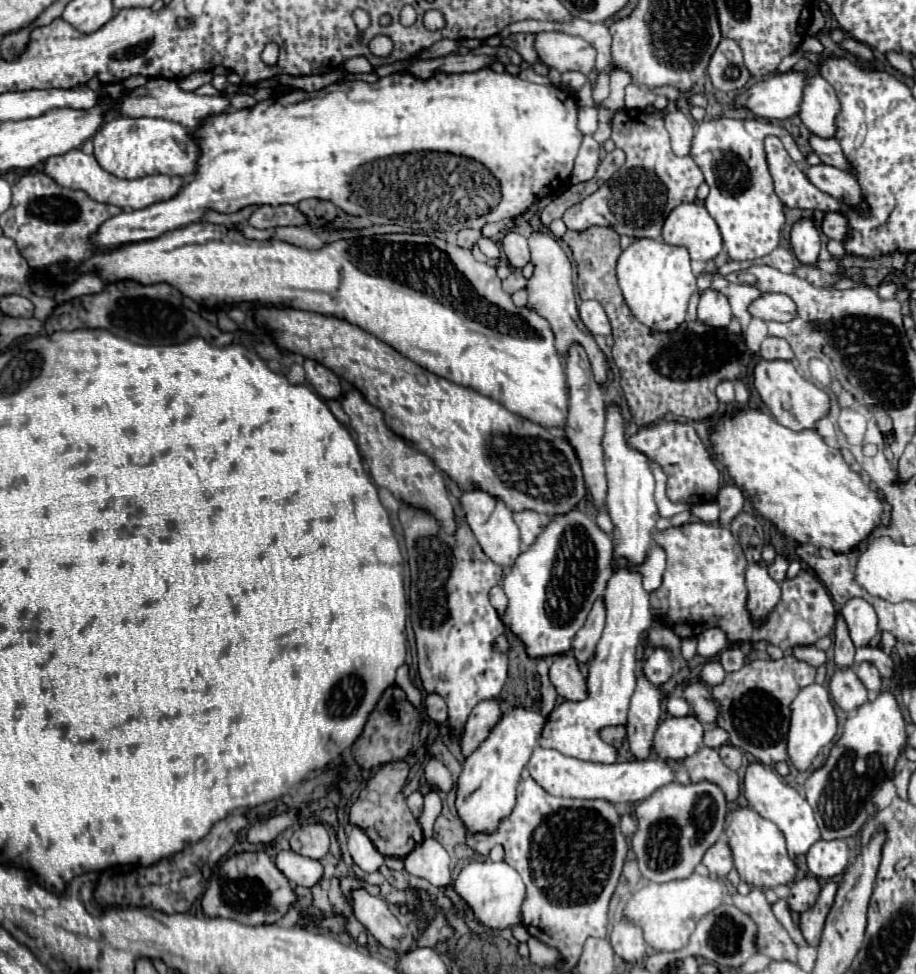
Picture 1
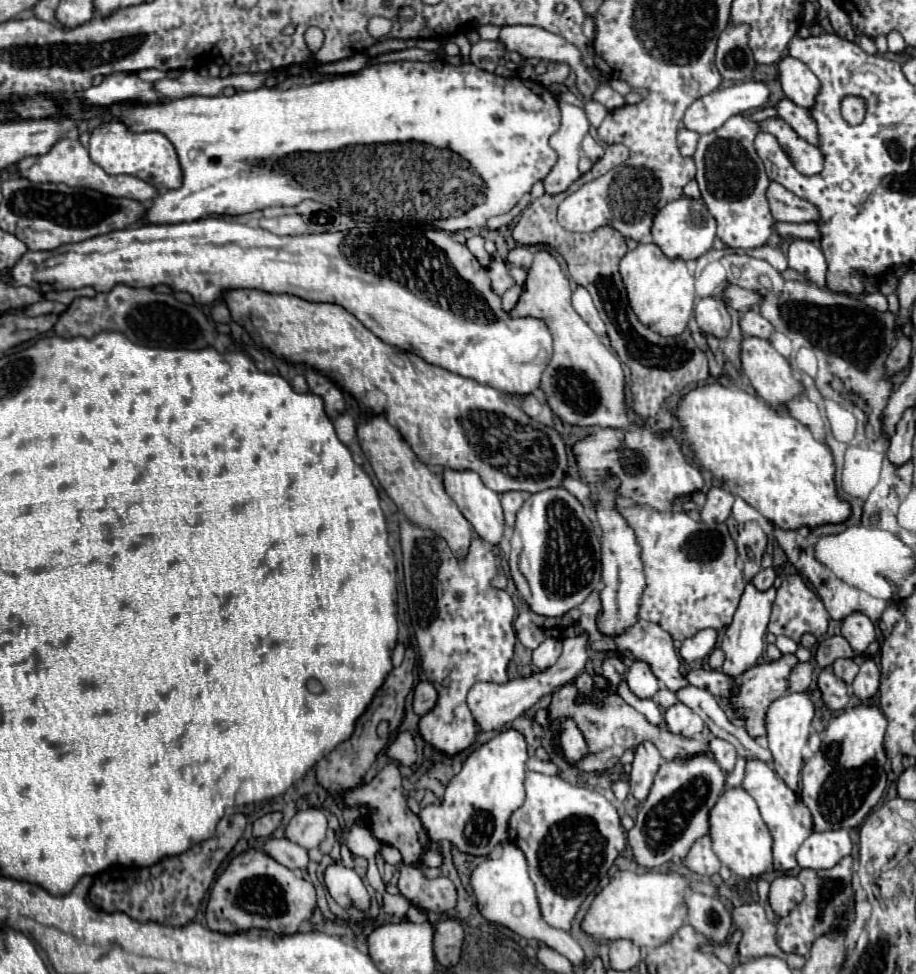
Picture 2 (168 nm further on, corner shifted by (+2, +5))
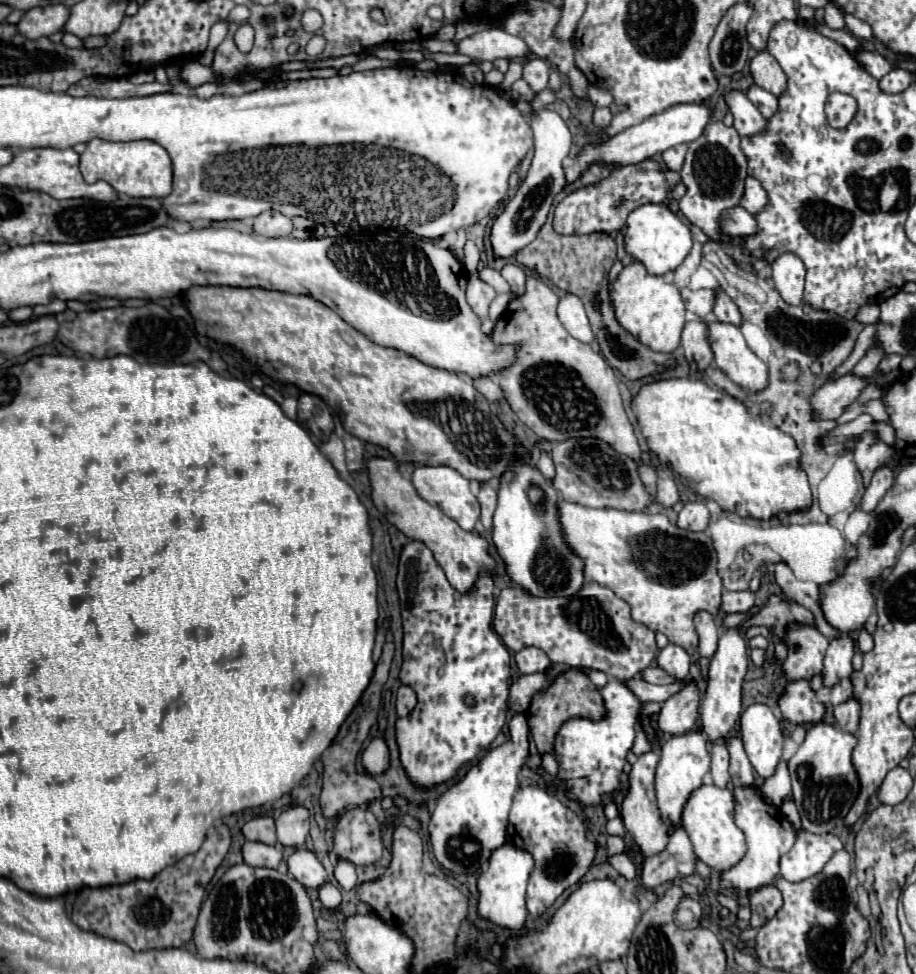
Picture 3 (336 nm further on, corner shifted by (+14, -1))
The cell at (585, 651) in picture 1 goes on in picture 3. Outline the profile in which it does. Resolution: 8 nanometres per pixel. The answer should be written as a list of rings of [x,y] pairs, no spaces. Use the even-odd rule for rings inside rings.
[[[536,672],[536,674],[528,674],[528,676],[520,676],[516,682],[512,682],[510,686],[510,696],[508,696],[508,704],[512,706],[512,712],[526,712],[530,708],[530,700],[536,692],[544,690],[548,686],[548,678],[544,672]]]

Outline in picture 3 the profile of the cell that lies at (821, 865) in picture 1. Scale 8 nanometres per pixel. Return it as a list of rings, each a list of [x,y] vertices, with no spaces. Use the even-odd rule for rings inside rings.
[[[800,832],[792,850],[780,858],[780,876],[788,882],[802,882],[818,874],[834,852],[842,850],[842,842],[834,834]]]

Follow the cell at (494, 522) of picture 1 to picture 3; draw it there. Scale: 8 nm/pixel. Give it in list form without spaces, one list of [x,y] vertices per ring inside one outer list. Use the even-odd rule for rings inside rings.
[[[418,466],[412,472],[412,482],[414,482],[414,488],[416,488],[420,498],[428,500],[430,504],[436,504],[446,516],[456,520],[460,528],[464,528],[468,532],[474,530],[474,524],[480,518],[480,504],[478,504],[476,496],[470,492],[468,480],[464,476],[460,476],[454,468],[448,468],[448,466]]]

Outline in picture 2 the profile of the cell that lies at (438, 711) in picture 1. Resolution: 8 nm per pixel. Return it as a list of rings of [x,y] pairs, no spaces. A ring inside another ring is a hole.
[[[420,682],[414,688],[414,712],[418,716],[424,716],[436,708],[438,702],[438,692],[430,682]]]

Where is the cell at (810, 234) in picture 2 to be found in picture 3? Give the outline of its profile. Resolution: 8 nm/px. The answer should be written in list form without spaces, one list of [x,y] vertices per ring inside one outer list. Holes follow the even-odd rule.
[[[736,206],[724,212],[724,216],[720,216],[720,228],[724,228],[728,236],[736,236],[736,238],[758,232],[756,218],[750,212],[746,212],[742,206]]]

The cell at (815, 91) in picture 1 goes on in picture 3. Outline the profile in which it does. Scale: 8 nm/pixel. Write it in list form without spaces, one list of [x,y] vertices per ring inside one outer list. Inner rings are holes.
[[[768,50],[756,52],[756,56],[750,60],[750,74],[760,88],[772,92],[774,96],[786,90],[786,74],[780,64],[776,64],[774,56],[768,54]]]

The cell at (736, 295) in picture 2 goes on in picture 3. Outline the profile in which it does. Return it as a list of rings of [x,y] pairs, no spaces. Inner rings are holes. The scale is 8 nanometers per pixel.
[[[682,288],[680,290],[682,298],[684,298],[684,304],[686,304],[686,310],[698,314],[700,318],[704,318],[706,314],[712,312],[712,306],[714,306],[714,292],[712,290],[690,290],[690,288]]]

